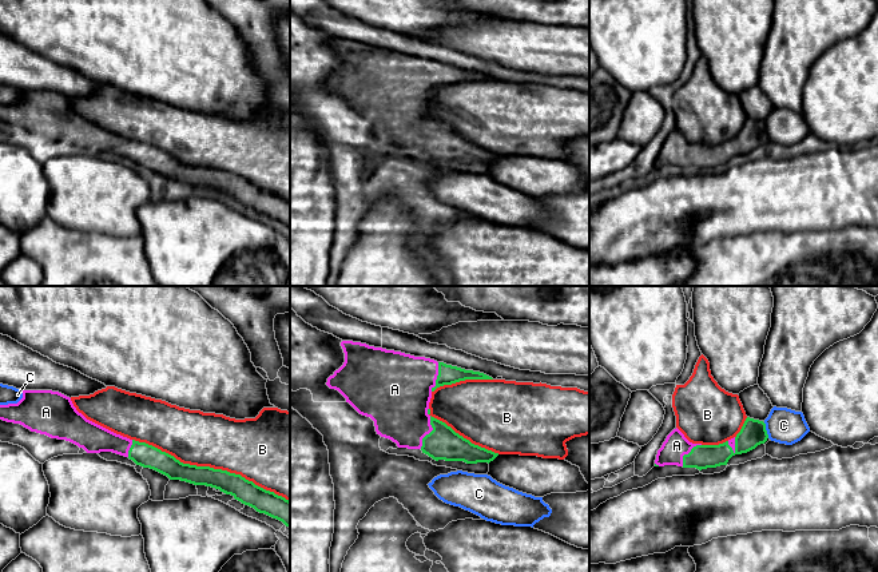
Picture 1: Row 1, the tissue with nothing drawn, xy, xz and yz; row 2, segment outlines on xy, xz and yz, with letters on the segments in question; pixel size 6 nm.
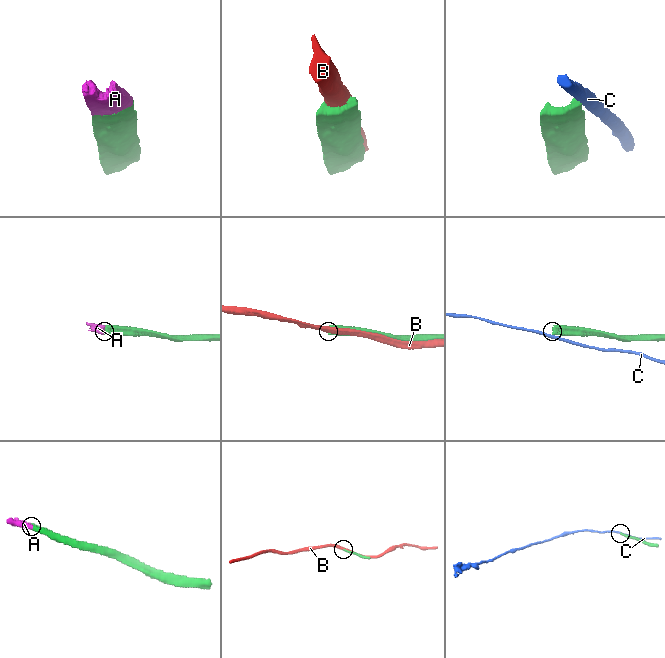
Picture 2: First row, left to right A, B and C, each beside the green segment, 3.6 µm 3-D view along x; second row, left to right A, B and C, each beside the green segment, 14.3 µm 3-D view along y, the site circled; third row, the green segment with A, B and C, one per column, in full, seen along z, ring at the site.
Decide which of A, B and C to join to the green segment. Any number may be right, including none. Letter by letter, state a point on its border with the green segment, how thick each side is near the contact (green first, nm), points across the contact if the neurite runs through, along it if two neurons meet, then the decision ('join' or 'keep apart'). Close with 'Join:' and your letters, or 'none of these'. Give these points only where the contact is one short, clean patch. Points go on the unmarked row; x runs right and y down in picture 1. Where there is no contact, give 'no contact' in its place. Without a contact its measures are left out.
A: xz (432, 127) | 200/360 nm | join
B: xy (211, 169) | 140/340 nm | keep apart
C: yz (766, 131) | 160/220 nm | along yz (763, 123), (769, 138) | keep apart
Join: A

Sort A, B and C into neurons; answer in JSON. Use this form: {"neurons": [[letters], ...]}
{"neurons": [["A"], ["B"], ["C"]]}

